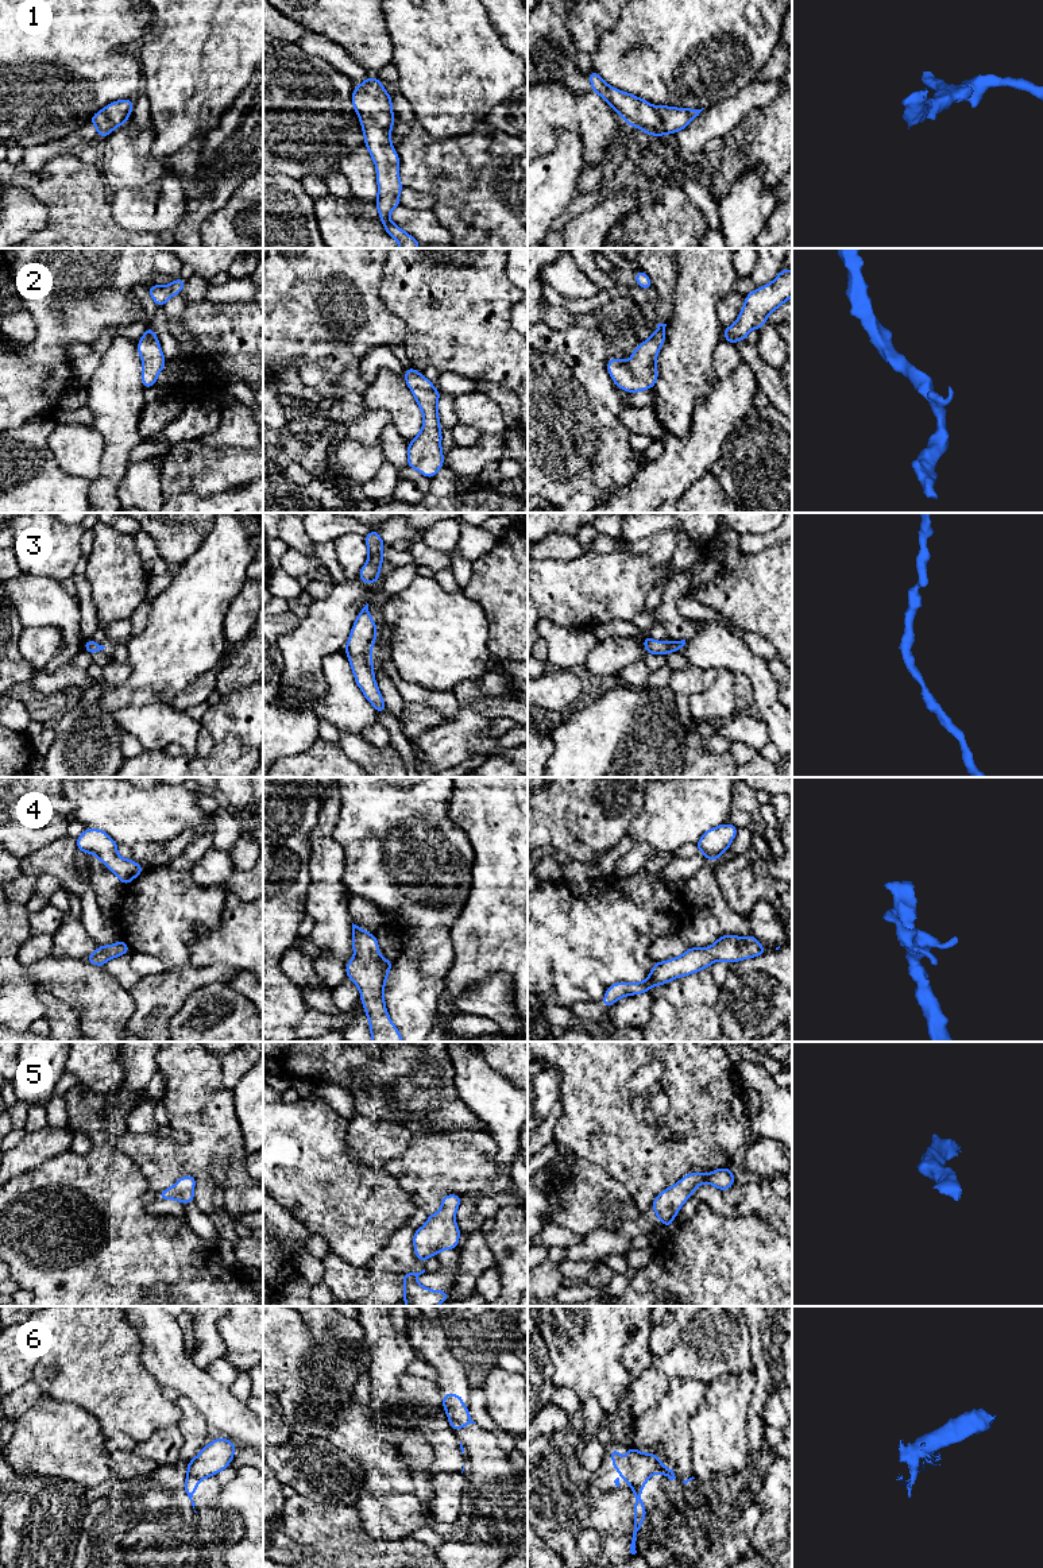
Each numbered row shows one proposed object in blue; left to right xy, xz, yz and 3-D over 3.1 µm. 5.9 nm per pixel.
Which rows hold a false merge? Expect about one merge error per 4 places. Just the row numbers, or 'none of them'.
6

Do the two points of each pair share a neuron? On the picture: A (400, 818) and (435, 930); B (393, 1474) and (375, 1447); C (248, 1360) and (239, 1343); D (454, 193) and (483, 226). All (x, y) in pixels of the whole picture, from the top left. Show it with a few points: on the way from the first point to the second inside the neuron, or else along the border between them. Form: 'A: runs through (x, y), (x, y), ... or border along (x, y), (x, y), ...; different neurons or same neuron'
A: runs through (397, 846), (397, 875), (389, 884), (406, 902); same neuron
B: runs through (386, 1467), (375, 1453); same neuron
C: border along (226, 1352), (248, 1354); different neurons
D: runs through (462, 201), (478, 217); same neuron

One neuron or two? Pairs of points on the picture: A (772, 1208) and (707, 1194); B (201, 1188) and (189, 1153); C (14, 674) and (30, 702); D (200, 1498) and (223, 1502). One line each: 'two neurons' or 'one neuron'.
A: one neuron
B: two neurons
C: two neurons
D: two neurons

